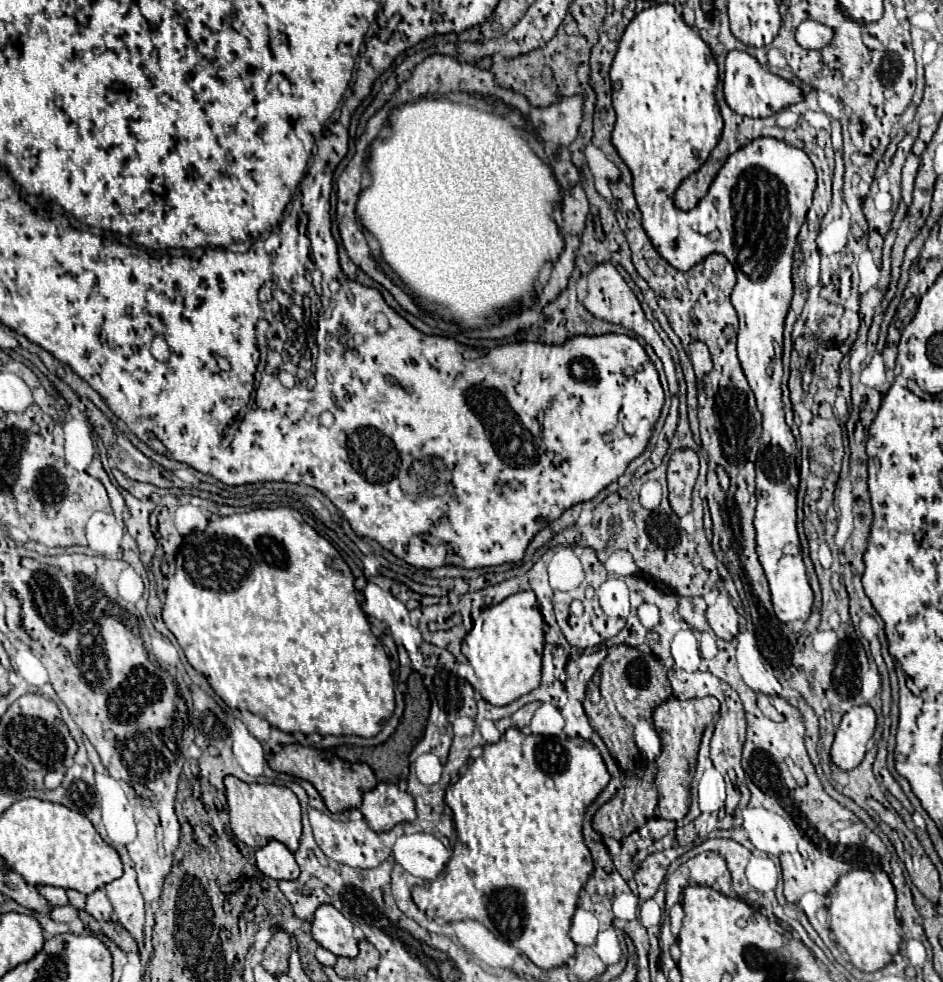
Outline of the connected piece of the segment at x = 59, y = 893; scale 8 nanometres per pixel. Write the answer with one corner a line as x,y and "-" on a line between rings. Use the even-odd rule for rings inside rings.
38,886
38,892
50,902
50,906
66,906
68,904
68,896
64,888
56,888
56,886

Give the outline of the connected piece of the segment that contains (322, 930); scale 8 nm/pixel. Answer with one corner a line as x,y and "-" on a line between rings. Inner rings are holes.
322,904
312,922
312,938
328,952
344,958
358,956
358,942
352,934
352,922
332,904

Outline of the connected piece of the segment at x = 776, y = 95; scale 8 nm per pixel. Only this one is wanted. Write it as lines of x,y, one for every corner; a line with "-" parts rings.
728,52
724,70
724,98
728,106
742,116
774,116
790,104
804,100
804,90
794,82
784,80
770,70
766,70
754,56
746,52

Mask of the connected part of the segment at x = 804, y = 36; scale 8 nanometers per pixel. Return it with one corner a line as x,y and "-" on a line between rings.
804,20
796,28
796,42
806,50
820,50
828,44
830,38
832,38
832,30
814,20

